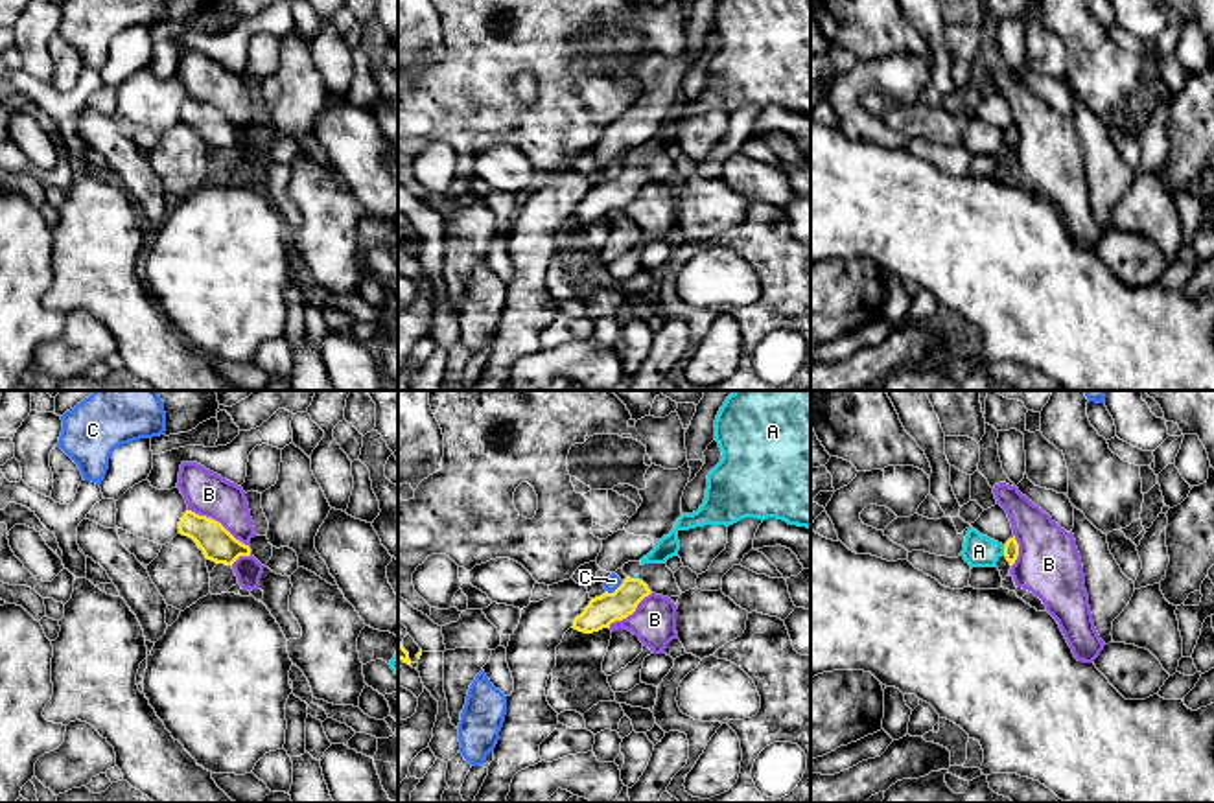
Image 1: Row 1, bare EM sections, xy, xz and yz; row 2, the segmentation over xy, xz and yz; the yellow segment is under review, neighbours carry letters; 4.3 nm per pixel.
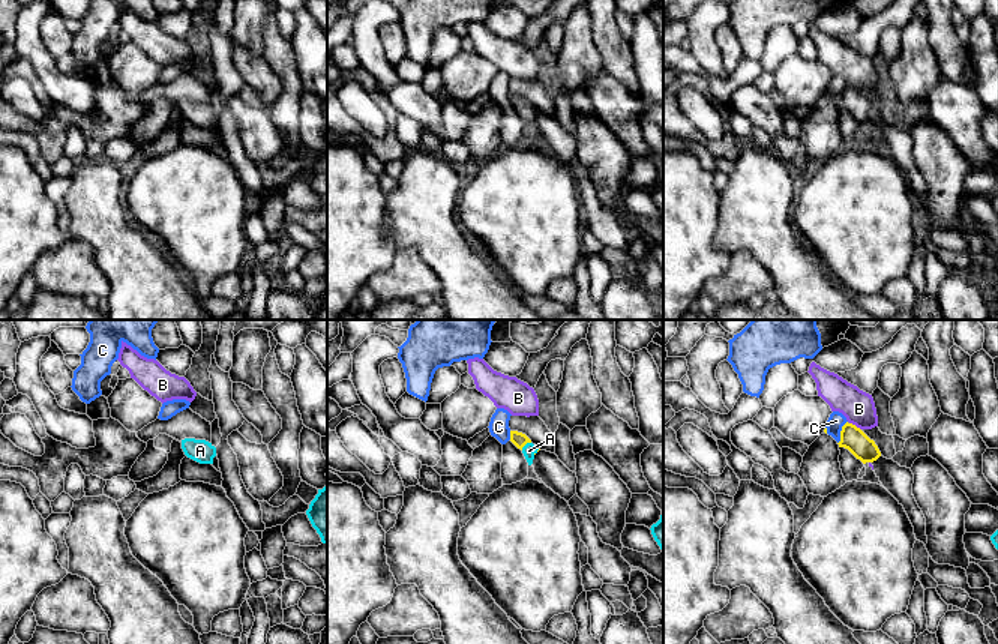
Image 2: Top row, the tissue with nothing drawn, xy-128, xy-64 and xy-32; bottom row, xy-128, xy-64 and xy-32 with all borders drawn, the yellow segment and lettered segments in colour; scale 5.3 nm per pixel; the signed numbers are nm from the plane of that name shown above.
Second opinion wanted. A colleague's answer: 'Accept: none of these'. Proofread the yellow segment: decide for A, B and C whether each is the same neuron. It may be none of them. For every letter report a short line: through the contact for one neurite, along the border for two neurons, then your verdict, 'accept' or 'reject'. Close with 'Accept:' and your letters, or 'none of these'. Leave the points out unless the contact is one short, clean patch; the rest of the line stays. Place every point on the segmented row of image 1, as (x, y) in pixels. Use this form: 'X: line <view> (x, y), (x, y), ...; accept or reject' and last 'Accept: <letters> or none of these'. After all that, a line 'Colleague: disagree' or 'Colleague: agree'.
A: line yz (1012, 547), (1004, 549), (979, 551); accept
B: line xy (201, 514), (218, 520), (249, 547); reject
C: reject
Accept: A
Colleague: disagree

